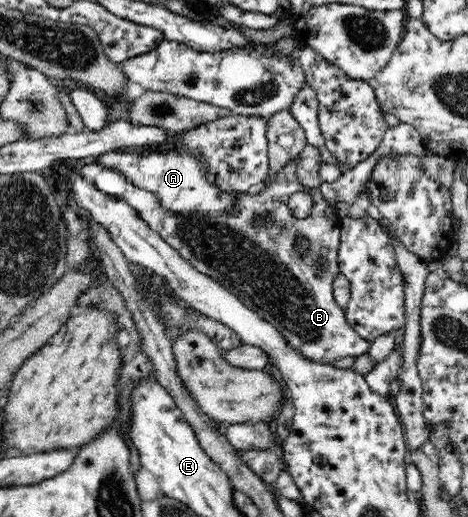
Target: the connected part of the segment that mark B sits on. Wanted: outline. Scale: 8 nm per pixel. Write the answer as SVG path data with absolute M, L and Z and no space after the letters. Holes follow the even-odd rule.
M299 157L291 158L287 160L281 168L278 169L277 175L273 175L273 179L265 185L265 187L256 194L241 193L239 194L239 199L237 203L234 204L234 207L227 212L219 212L217 217L207 217L206 215L187 215L185 216L183 212L173 212L169 211L168 208L165 208L163 204L160 203L159 195L156 192L149 191L147 188L137 187L136 184L133 184L131 180L127 180L126 177L120 173L120 171L115 171L107 169L105 166L97 165L97 163L91 163L85 161L80 164L80 168L76 169L78 177L85 178L85 181L91 181L93 185L99 191L105 191L105 193L113 196L117 200L126 201L133 209L137 210L137 213L140 215L141 219L144 219L147 222L147 225L153 230L156 231L168 244L170 247L173 247L173 250L179 252L181 258L185 259L192 267L199 270L200 273L205 273L209 275L212 279L215 279L218 283L221 283L222 287L225 287L225 290L229 291L232 295L239 298L249 309L255 311L259 314L261 319L265 319L265 322L271 323L279 332L287 344L293 346L294 350L297 350L301 357L305 357L307 360L315 361L321 363L321 365L332 365L334 361L341 359L342 357L357 357L369 349L369 346L372 345L372 342L364 339L363 336L360 336L351 324L348 323L345 318L345 311L335 302L333 295L333 281L341 275L340 261L339 261L339 249L340 249L340 229L341 229L341 220L342 217L337 214L335 206L330 204L328 200L324 198L322 192L319 189L310 189L305 185L301 185L298 175L296 174L296 167L299 165ZM297 191L305 191L310 193L313 196L313 206L311 209L311 214L304 218L298 219L293 216L291 210L287 206L287 201L293 193ZM305 238L309 242L310 247L308 251L304 253L303 256L299 256L297 250L295 250L295 244L297 240ZM320 266L325 268L325 271L317 273L316 269L319 269Z

